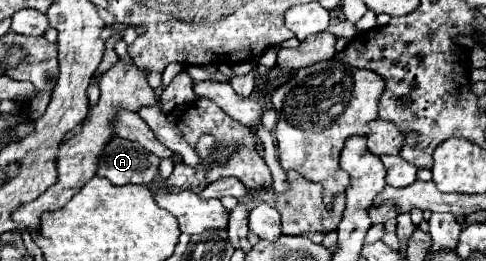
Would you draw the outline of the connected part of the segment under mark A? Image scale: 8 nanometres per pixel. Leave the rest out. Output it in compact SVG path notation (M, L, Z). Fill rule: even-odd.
M113 137L97 161L97 175L109 179L113 185L139 183L147 185L155 177L159 157L143 149L141 145Z

